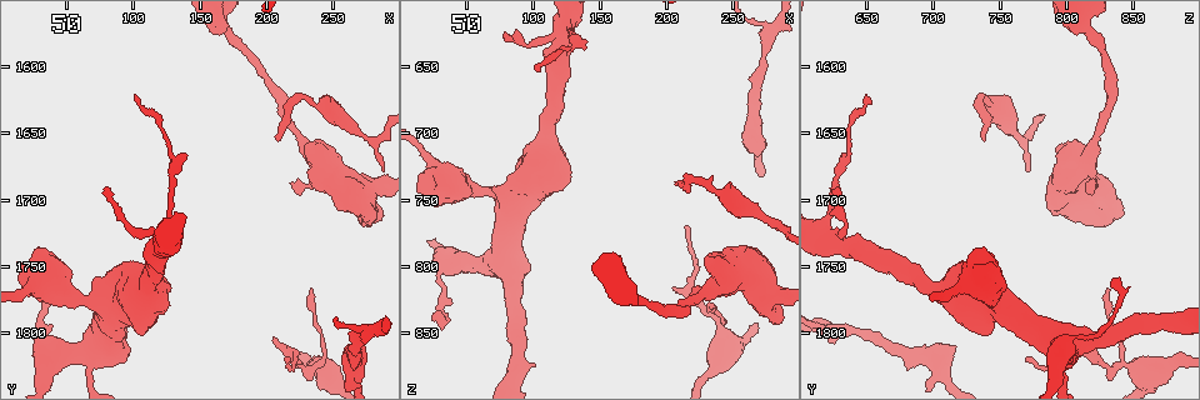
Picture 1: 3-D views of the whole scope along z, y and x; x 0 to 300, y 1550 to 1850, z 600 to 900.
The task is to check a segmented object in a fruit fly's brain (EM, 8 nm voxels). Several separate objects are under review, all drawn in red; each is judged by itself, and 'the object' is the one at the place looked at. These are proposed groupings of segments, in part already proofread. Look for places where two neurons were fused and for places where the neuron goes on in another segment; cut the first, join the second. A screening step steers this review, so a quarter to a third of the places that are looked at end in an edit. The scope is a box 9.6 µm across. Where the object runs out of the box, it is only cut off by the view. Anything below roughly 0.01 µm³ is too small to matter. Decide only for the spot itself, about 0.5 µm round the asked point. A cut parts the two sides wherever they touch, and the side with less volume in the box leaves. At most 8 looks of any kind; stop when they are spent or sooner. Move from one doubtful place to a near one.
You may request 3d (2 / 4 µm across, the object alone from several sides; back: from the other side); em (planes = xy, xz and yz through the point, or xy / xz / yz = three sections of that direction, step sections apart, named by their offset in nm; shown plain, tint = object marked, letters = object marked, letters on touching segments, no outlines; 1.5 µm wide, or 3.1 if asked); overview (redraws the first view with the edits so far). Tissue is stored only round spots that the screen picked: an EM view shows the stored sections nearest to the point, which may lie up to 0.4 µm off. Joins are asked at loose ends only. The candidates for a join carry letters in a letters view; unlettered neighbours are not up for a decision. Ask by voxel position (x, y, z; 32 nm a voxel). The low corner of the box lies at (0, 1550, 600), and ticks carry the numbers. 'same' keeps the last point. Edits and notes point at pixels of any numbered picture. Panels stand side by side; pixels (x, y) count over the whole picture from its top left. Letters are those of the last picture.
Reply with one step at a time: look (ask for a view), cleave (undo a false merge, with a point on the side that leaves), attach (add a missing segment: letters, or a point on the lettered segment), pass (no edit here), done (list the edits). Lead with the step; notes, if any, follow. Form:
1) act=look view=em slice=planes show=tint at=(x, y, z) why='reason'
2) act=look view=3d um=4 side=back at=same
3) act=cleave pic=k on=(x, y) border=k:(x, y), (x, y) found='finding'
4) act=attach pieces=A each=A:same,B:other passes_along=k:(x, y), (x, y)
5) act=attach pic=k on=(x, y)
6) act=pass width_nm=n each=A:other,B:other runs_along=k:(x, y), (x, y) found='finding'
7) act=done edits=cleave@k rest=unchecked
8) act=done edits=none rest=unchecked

act=look view=3d um=2 at=(26, 1758, 836) why='long arm stops here'

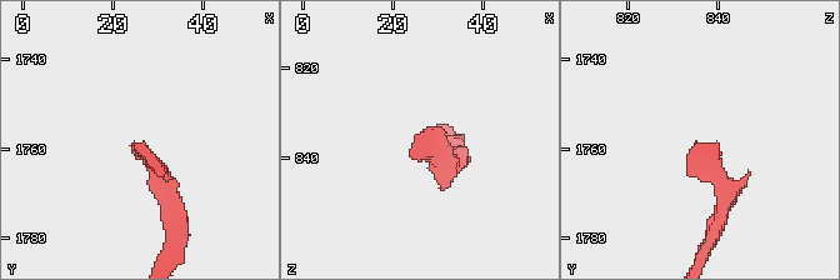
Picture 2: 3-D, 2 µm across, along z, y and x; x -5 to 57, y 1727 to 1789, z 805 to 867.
act=look view=em slice=yz step=4 show=letters at=(25, 1759, 834) why='shape alone is not enough'

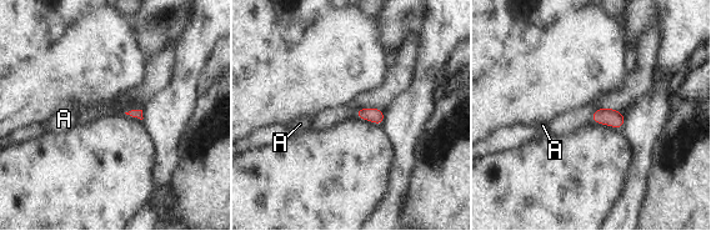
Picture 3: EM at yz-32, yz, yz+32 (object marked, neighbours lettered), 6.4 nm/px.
act=pass each=A:other found='no lettered segment goes on from it'

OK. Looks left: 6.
act=look view=em slice=planes show=letters at=(80, 1692, 624) why='branch stops here'

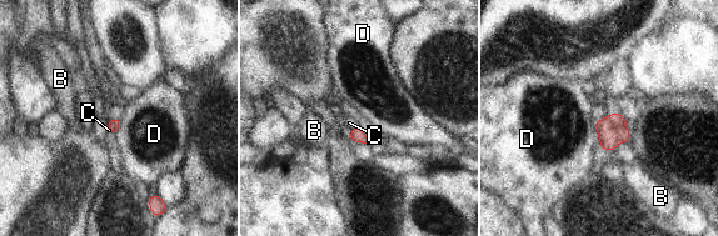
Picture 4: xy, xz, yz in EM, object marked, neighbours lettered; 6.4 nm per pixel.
act=attach pic=4 on=(349, 122) longest_contact=D:200nm each=B:other,C:same,D:other found='the neuron continues'

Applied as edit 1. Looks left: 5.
act=look view=3d um=4 at=(210, 1656, 740) why='an open end'

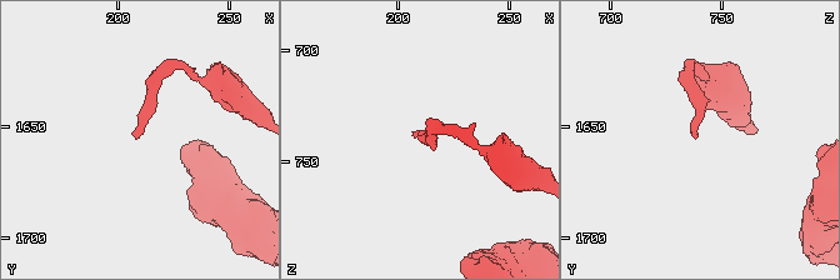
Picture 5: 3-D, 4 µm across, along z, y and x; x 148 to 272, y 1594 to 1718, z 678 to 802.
act=look view=em slice=planes show=plain at=(210, 1656, 738) why='need the tissue'

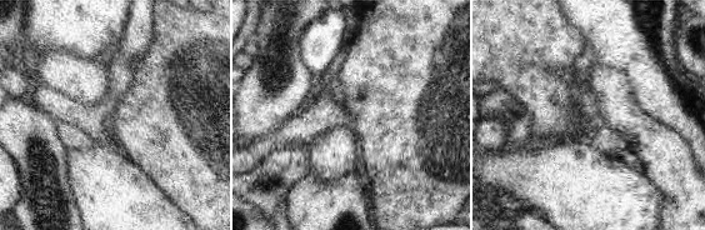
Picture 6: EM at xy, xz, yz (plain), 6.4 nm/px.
act=look view=em slice=planes show=letters at=same

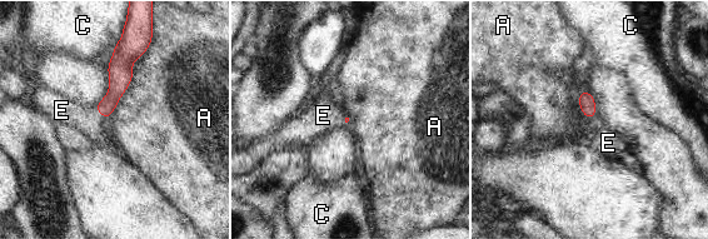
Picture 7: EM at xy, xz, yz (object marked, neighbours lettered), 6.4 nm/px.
act=attach pic=7 on=(61, 110) each=A:other,C:other,E:same passes_along=7:(120, 79), (99, 111), (61, 110) found='it goes on there'

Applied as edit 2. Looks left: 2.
act=done edits=attach@4,attach@7 rest=unchecked

